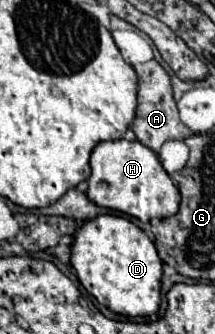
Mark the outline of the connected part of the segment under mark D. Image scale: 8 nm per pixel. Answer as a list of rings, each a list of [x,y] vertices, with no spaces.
[[[100,214],[88,220],[72,242],[70,258],[80,284],[106,308],[122,316],[150,316],[160,306],[162,260],[154,242],[128,218]]]

